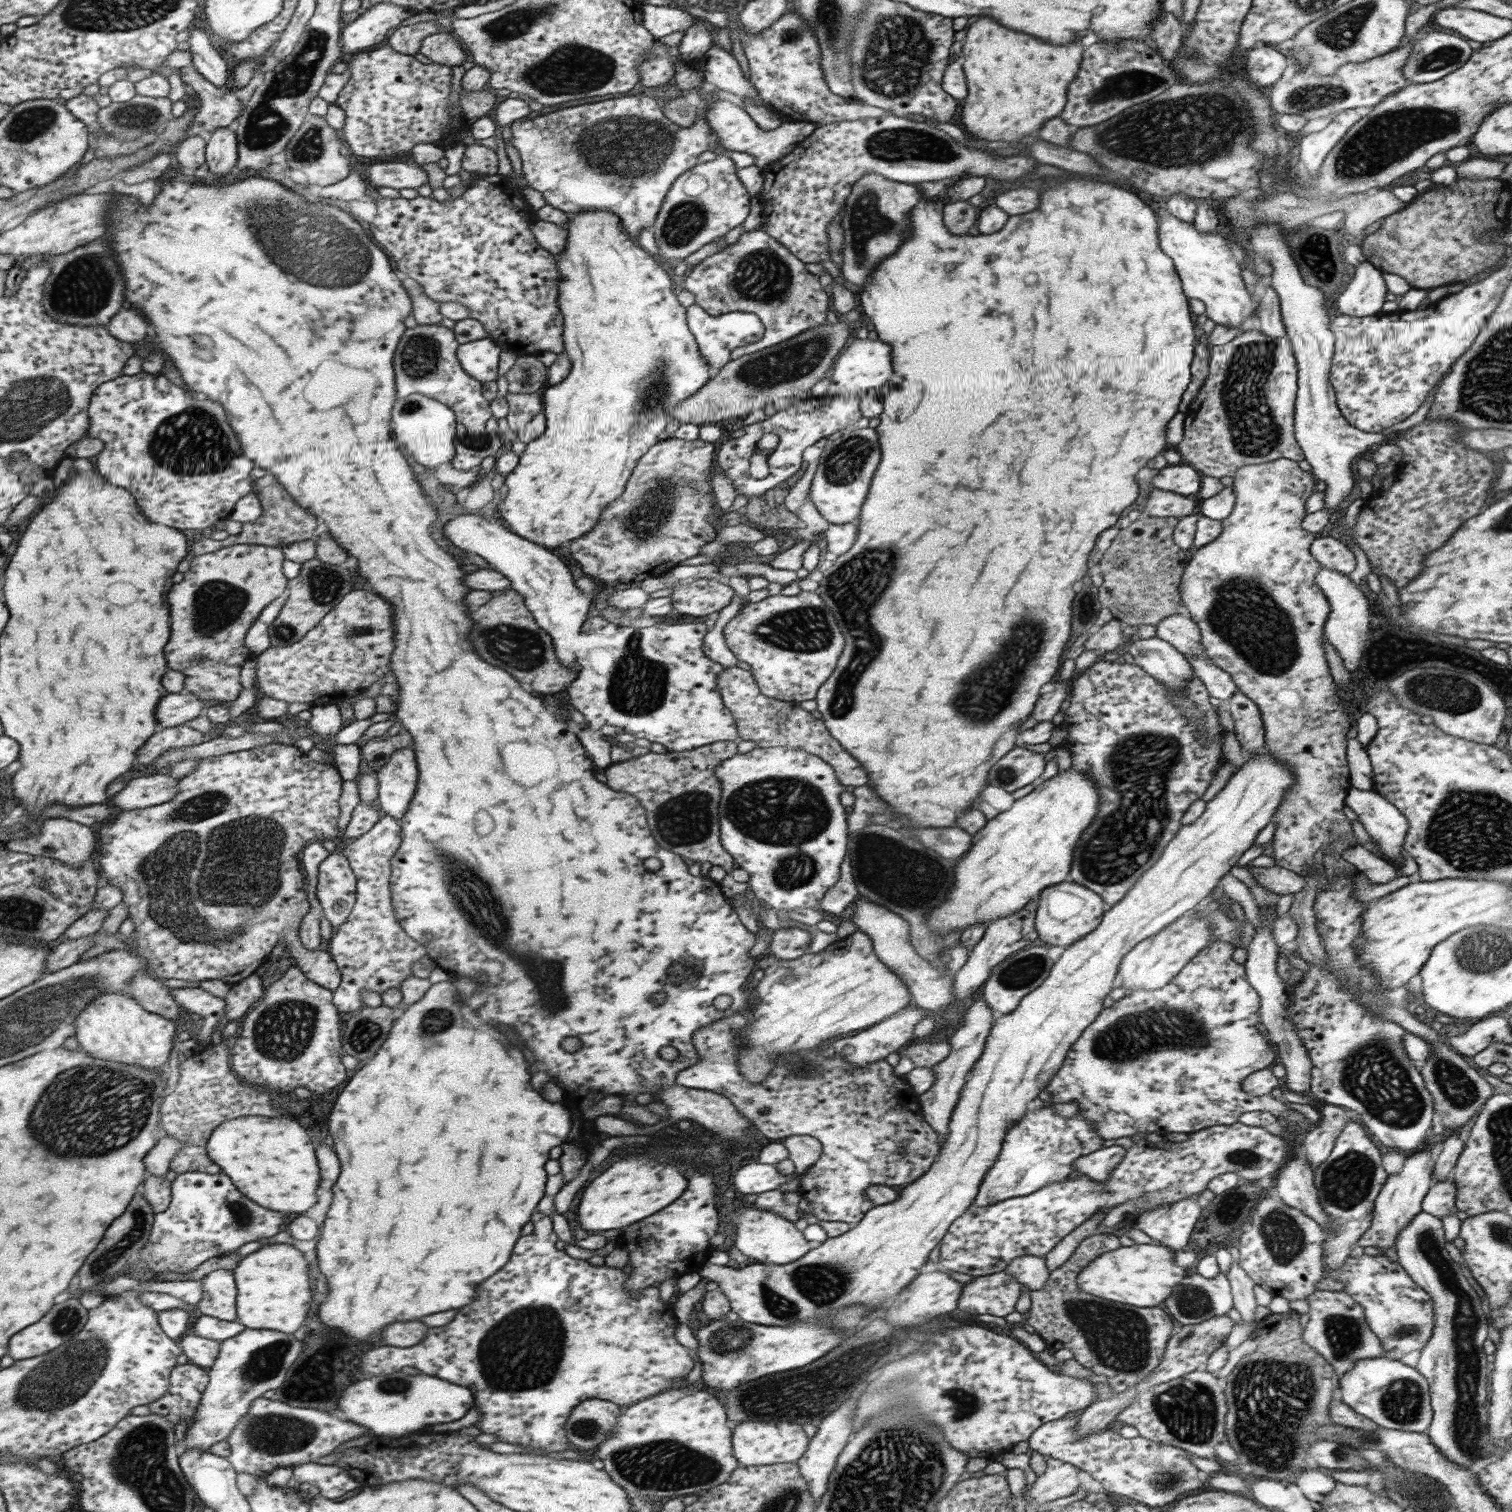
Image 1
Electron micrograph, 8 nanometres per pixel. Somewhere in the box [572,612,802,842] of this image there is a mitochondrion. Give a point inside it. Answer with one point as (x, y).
(638, 685)

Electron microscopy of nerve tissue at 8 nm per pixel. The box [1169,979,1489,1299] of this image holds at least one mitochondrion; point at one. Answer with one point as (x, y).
(1370, 1073)

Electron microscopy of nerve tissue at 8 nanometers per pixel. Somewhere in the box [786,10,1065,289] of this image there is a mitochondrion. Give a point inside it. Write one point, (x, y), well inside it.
(898, 49)

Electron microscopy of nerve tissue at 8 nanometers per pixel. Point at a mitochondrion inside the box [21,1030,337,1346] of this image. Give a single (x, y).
(128, 1097)

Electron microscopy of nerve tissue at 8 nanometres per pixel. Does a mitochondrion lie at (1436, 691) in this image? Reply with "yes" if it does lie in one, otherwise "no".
yes

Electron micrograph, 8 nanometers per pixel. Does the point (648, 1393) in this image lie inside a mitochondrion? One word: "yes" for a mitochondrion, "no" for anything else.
no

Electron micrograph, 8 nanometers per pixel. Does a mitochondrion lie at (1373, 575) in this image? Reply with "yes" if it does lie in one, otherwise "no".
no

